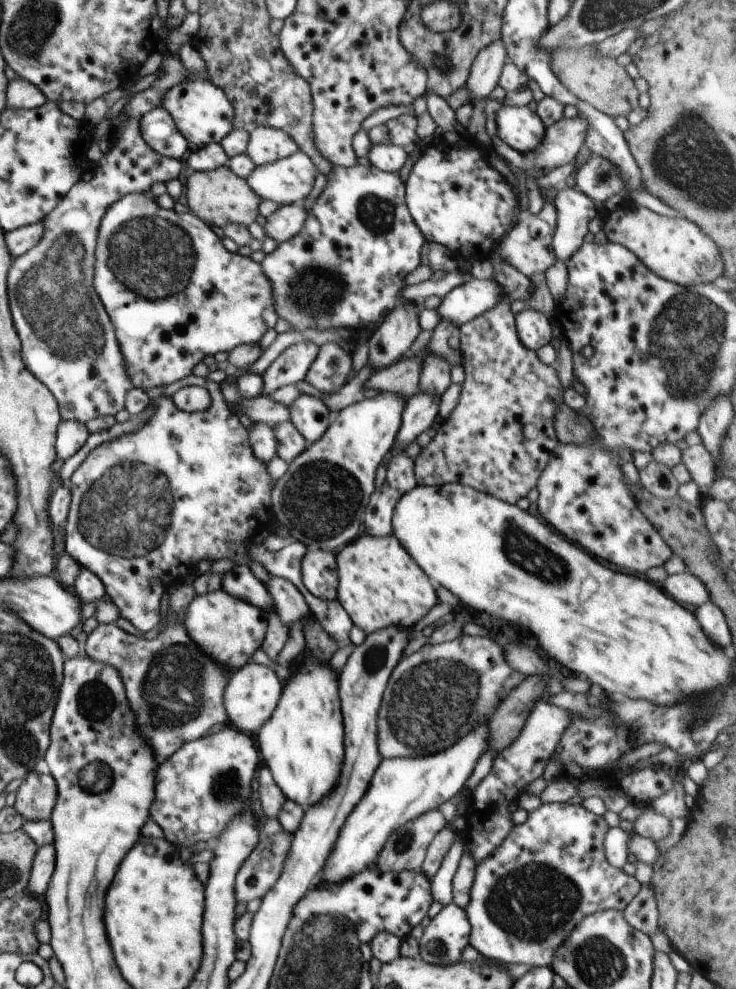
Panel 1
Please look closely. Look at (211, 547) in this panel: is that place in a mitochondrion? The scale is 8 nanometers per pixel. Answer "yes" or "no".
no

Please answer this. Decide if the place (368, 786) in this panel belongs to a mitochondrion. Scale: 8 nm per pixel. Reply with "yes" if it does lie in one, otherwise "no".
no

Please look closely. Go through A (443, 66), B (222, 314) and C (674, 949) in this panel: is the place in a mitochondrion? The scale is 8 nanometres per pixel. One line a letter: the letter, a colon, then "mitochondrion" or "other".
A: mitochondrion
B: other
C: other

